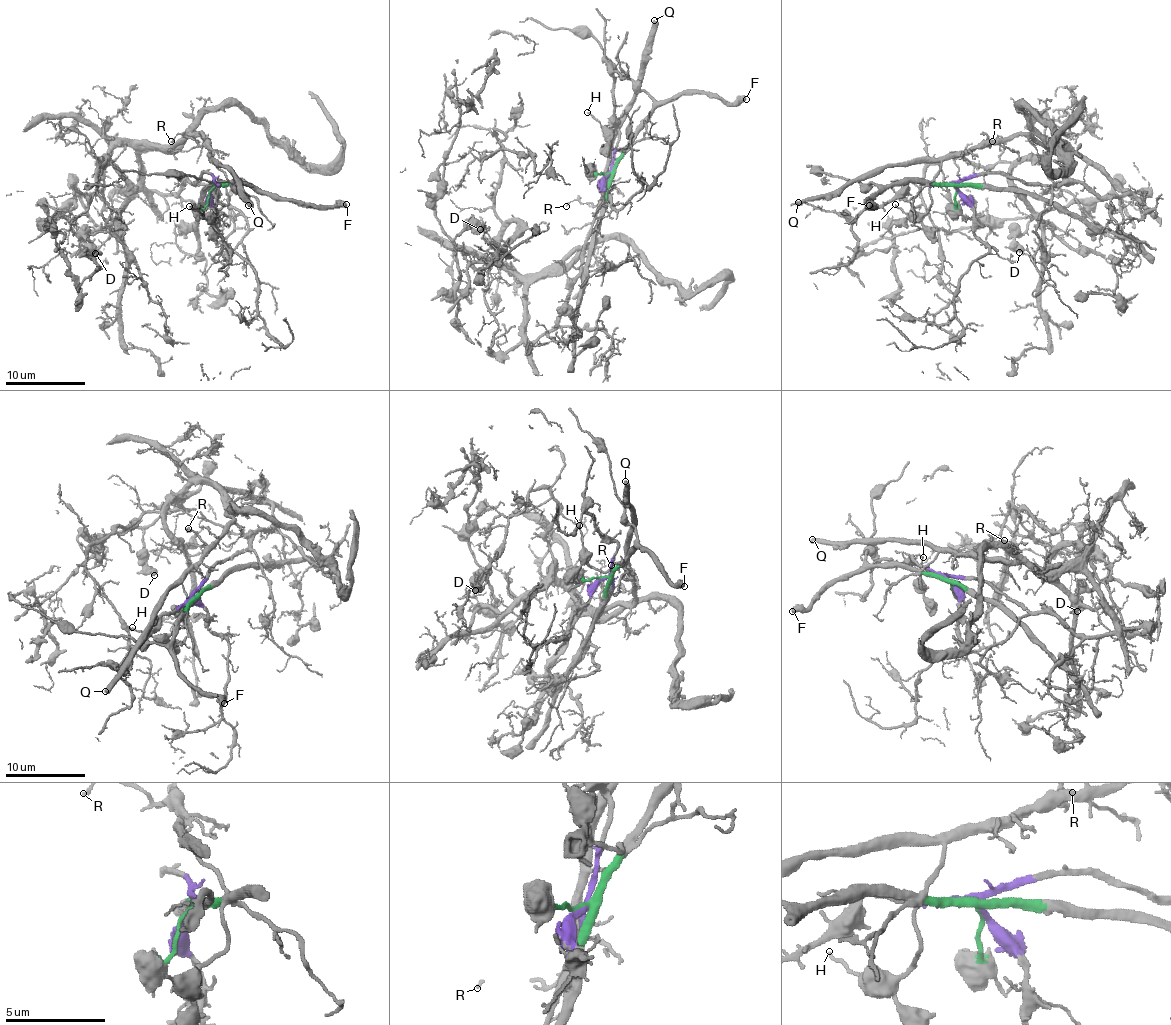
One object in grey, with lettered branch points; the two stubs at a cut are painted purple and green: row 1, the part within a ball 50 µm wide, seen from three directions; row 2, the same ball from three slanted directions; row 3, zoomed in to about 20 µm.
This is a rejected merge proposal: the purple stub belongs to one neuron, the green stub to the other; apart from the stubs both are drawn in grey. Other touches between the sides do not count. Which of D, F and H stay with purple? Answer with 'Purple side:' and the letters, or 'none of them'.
Purple side: D

